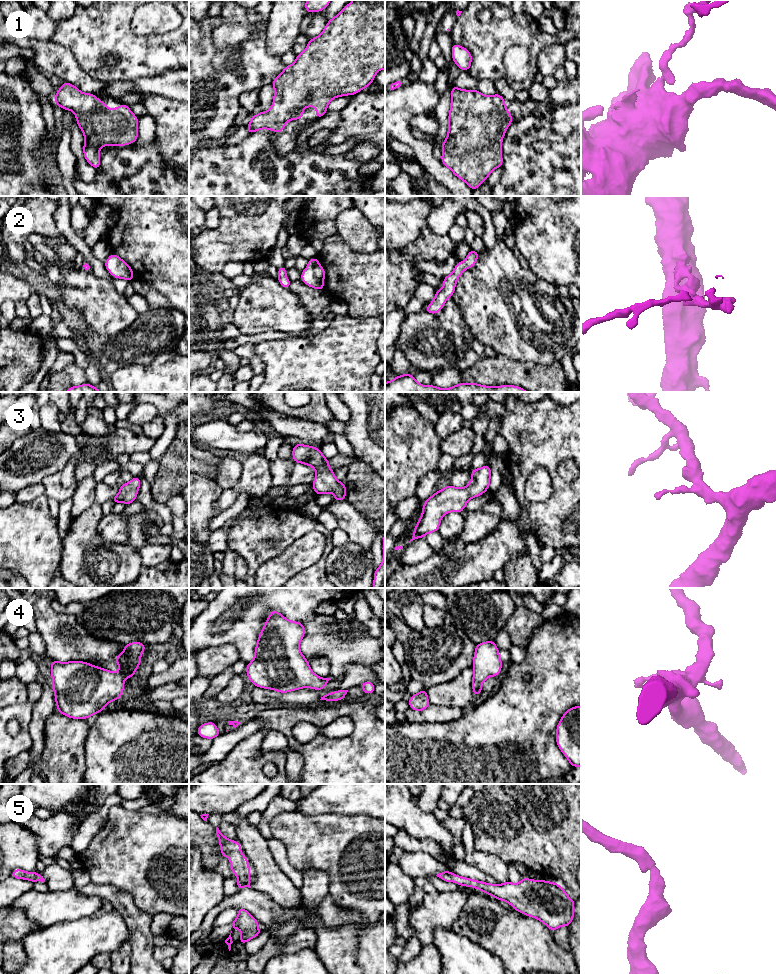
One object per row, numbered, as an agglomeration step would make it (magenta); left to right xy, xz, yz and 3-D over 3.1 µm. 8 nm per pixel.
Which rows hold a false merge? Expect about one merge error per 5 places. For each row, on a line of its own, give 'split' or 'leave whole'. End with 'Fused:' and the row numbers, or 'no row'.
1: leave whole
2: leave whole
3: leave whole
4: leave whole
5: leave whole
Fused: no row

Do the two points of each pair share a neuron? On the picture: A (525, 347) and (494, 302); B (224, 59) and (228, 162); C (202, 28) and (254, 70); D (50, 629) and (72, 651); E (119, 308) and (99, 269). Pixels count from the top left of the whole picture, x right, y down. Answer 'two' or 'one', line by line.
A: one
B: two
C: one
D: one
E: two

